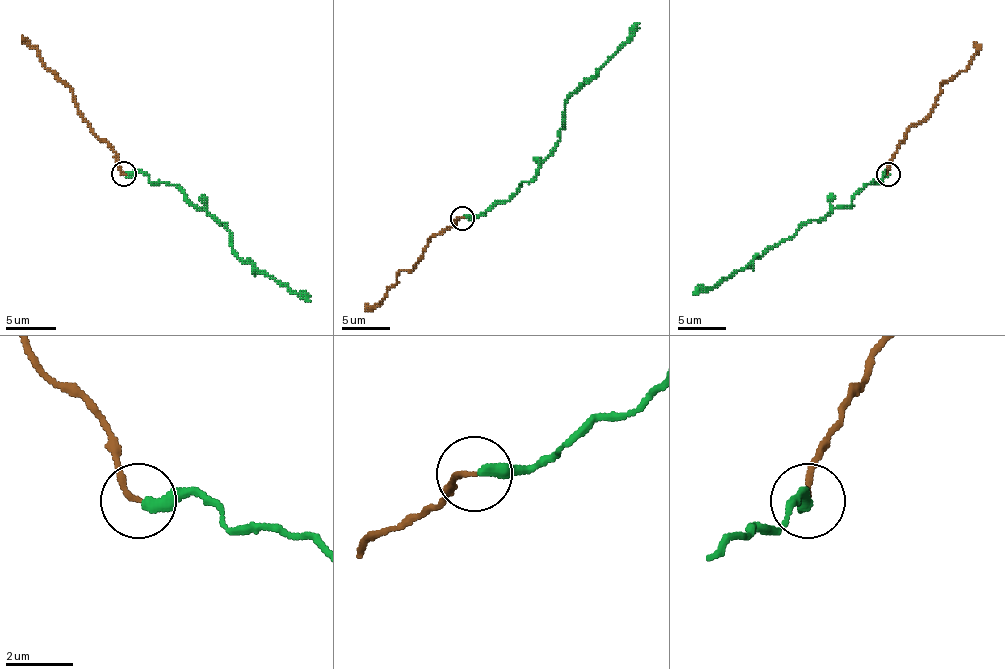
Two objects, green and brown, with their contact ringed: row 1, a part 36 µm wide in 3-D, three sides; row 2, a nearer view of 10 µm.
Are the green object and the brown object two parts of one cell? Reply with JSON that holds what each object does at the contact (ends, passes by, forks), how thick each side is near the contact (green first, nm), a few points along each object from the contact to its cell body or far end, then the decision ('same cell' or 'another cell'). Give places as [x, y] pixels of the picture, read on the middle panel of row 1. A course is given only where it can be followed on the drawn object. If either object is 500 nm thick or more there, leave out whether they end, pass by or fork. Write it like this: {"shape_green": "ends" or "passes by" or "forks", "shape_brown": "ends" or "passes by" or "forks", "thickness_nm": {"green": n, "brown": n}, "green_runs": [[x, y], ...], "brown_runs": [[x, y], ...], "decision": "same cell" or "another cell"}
{"shape_green": "ends", "shape_brown": "ends", "thickness_nm": {"green": 400, "brown": 160}, "green_runs": [[464, 217], [481, 215], [505, 203], [536, 174], [560, 138], [565, 102], [596, 73], [639, 23]], "brown_runs": [[461, 217], [433, 237], [413, 268], [397, 275], [397, 282], [380, 304], [365, 304]], "decision": "same cell"}

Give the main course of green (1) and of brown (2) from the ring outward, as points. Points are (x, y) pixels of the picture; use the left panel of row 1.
1: (126, 174), (143, 172), (151, 182), (169, 182), (227, 225), (232, 250), (265, 276), (272, 276), (310, 301)
2: (123, 174), (116, 154), (78, 109), (73, 91), (55, 76), (22, 36)

